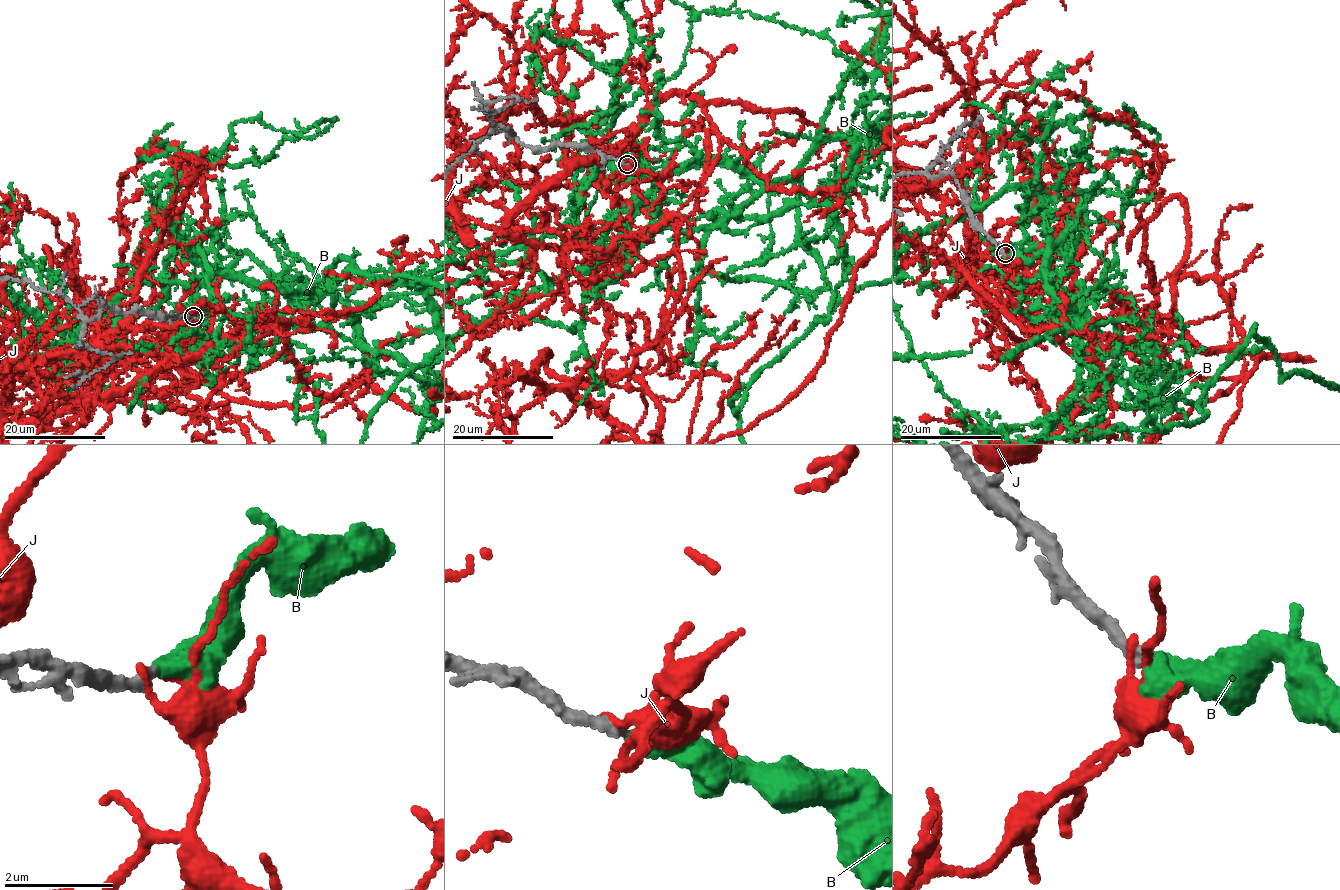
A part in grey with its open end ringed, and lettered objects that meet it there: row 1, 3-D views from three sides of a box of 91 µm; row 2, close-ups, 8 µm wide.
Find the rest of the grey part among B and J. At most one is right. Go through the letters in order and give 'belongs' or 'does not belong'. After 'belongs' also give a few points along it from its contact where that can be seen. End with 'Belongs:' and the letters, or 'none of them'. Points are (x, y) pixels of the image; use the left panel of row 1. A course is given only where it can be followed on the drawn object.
B: belongs
J: does not belong
Belongs: B

